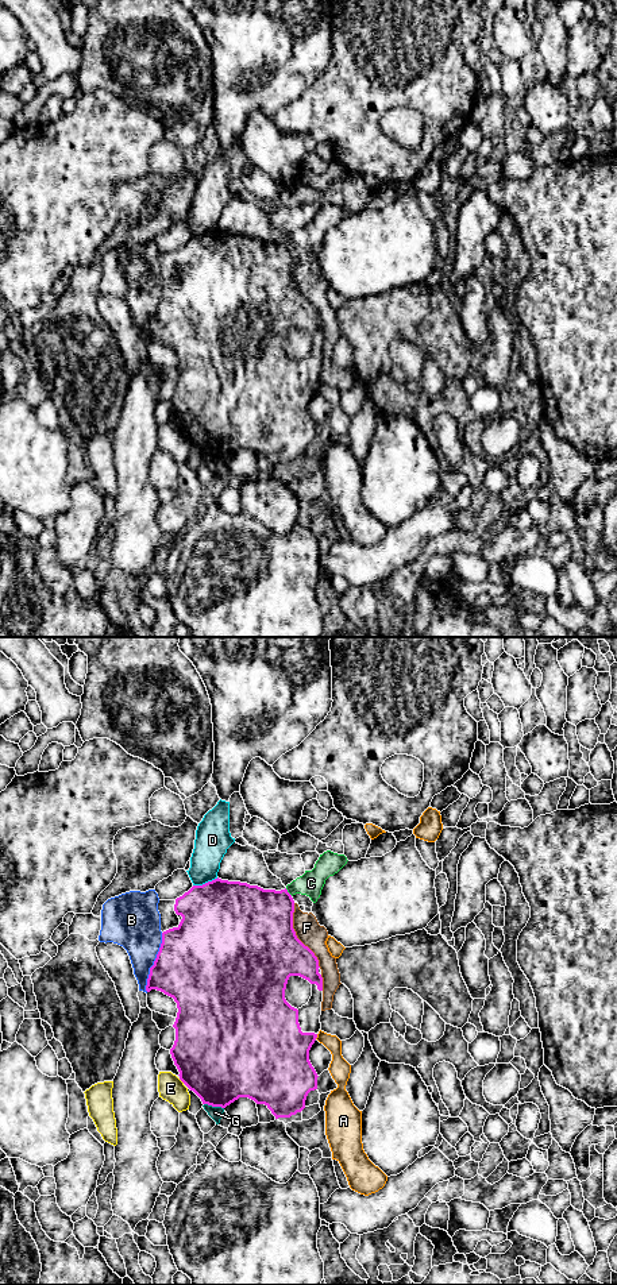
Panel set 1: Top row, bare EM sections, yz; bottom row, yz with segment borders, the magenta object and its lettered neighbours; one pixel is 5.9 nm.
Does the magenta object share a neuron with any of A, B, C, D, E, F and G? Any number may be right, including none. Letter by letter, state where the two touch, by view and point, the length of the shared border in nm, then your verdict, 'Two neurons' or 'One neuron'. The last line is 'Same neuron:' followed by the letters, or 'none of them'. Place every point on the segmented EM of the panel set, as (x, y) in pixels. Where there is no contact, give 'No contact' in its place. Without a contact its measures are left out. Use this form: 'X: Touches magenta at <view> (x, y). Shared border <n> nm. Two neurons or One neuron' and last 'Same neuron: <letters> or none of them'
A: Touches magenta at yz (316, 1037). Shared border 40 nm. Two neurons
B: Touches magenta at yz (154, 963). Shared border 360 nm. Two neurons
C: Touches magenta at yz (288, 892). Shared border 60 nm. Two neurons
D: Touches magenta at yz (205, 883). Shared border 160 nm. Two neurons
E: Touches magenta at yz (181, 1080). Shared border 50 nm. Two neurons
F: Touches magenta at yz (296, 936). Shared border 420 nm. Two neurons
G: Touches magenta at yz (213, 1106). Shared border 120 nm. Two neurons
Same neuron: none of them

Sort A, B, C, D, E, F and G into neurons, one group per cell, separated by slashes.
A / B / C / D / E / F / G

